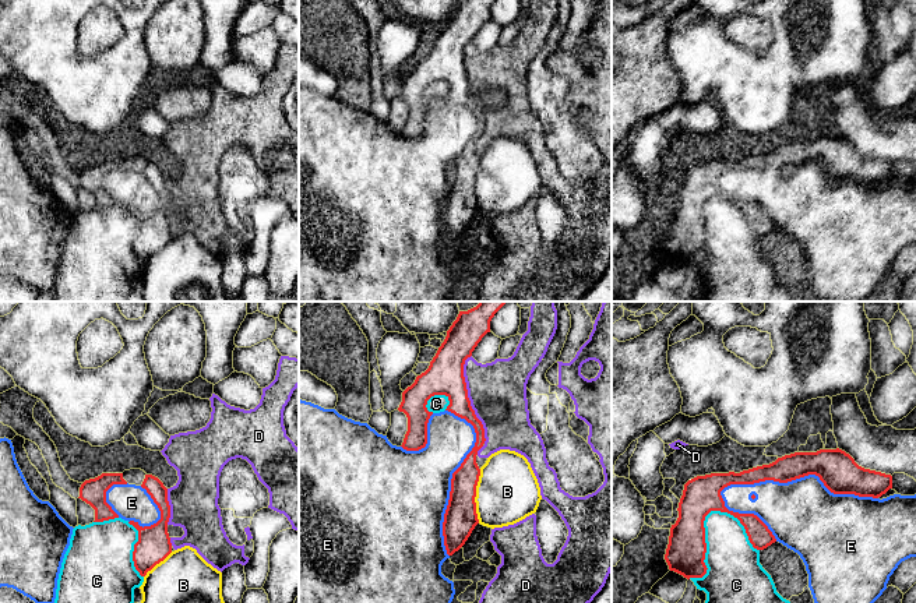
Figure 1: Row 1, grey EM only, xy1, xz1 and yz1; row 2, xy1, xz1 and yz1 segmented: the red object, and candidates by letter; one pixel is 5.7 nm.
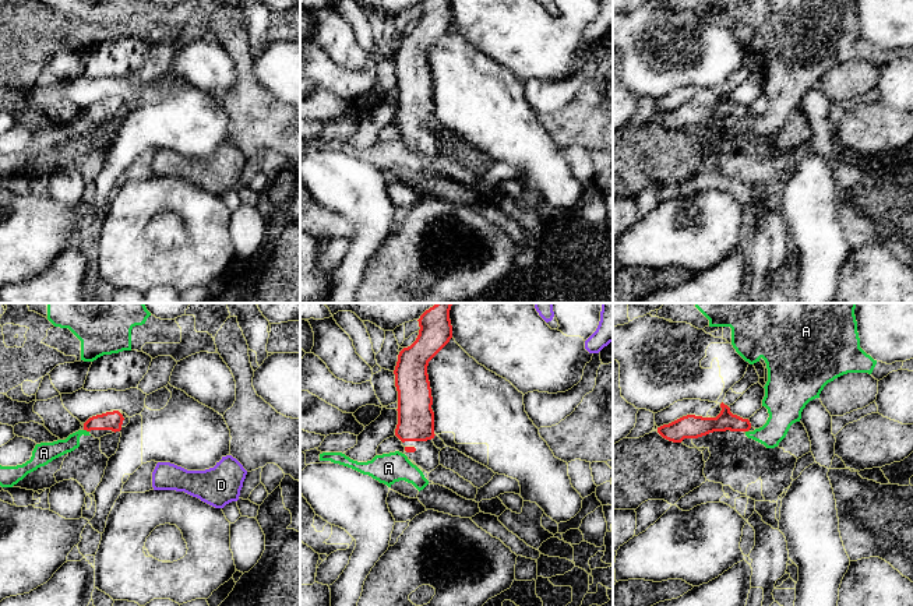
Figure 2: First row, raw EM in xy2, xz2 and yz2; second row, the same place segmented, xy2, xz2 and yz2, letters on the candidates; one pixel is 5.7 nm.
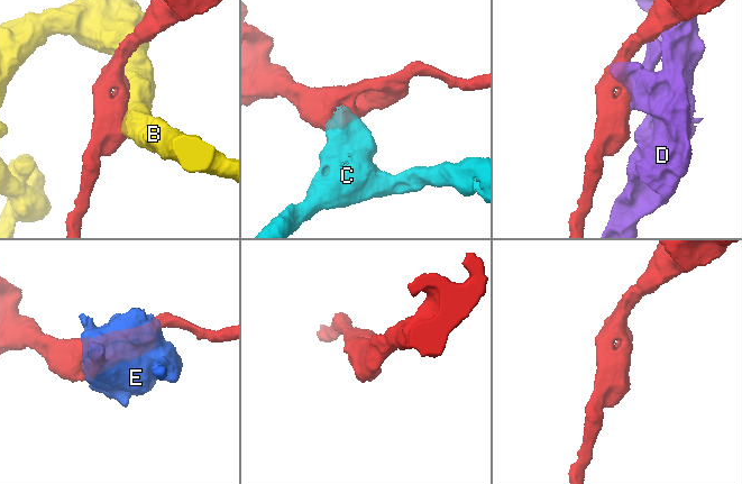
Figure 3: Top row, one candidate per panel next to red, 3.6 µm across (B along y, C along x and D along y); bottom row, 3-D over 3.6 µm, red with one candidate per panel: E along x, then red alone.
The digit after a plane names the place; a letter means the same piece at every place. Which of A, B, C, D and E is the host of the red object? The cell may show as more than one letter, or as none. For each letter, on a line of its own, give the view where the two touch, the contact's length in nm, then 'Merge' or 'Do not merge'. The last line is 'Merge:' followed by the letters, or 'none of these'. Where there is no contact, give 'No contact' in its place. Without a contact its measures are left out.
A: Touches red in xy2. Shared border 40 nm. Do not merge
B: Touches red in xz1. Shared border 320 nm. Do not merge
C: Touches red in yz1. Shared border 460 nm. Do not merge
D: Touches red in xz1. Shared border 500 nm. Do not merge
E: Touches red in yz1. Shared border 900 nm. Do not merge
Merge: none of these

